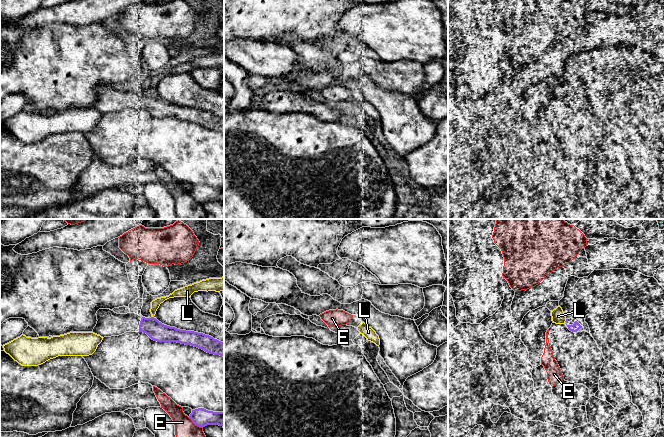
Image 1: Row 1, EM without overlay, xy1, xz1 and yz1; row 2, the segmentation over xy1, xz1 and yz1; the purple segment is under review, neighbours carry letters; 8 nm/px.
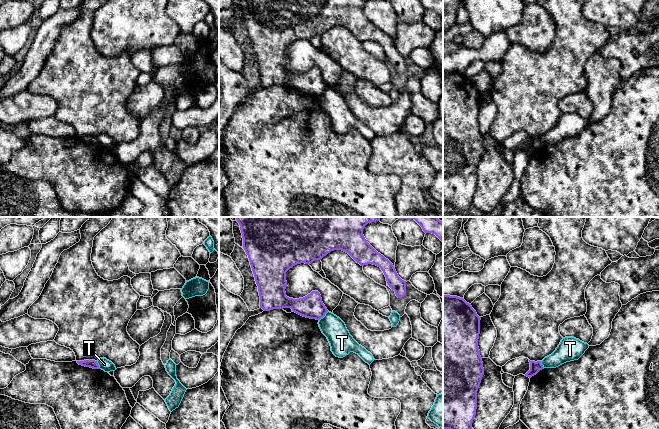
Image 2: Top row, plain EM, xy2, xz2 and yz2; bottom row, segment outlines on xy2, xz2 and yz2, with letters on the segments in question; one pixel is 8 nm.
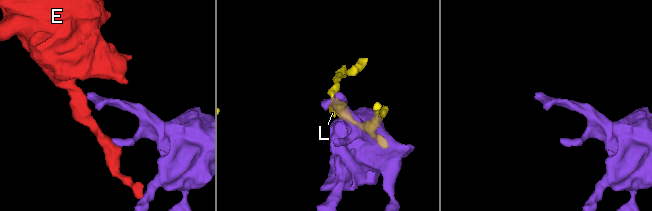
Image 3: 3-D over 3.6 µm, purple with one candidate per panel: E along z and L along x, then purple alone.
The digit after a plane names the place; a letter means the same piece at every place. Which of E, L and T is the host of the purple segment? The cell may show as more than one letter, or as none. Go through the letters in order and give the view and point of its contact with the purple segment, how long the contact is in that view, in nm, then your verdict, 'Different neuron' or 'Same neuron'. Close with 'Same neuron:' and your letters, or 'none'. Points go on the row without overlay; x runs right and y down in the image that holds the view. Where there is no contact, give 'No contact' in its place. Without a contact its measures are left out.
E: Touches purple at xy1 (195, 200). Shared border 150 nm. Different neuron
L: Touches purple at yz1 (566, 96). Shared border 30 nm. Different neuron
T: Touches purple at xz2 (323, 92). Shared border 110 nm. Different neuron
Same neuron: none

